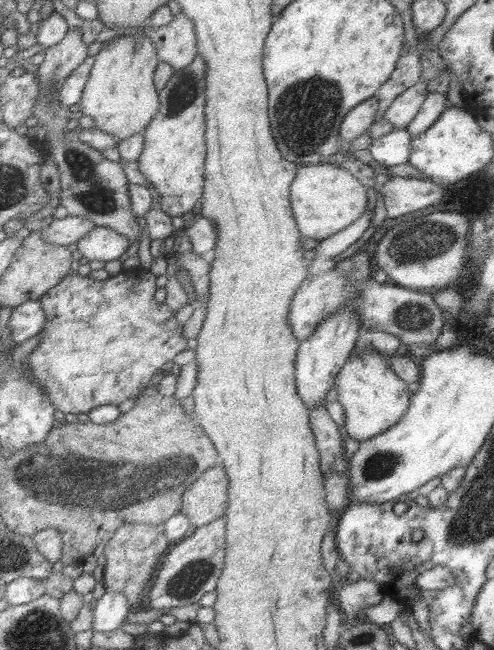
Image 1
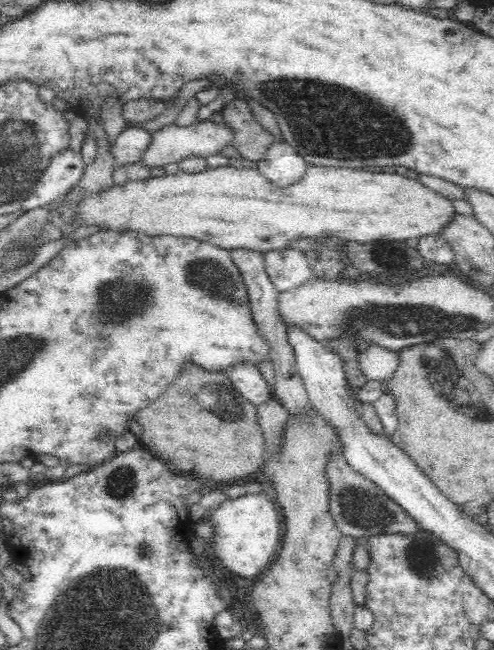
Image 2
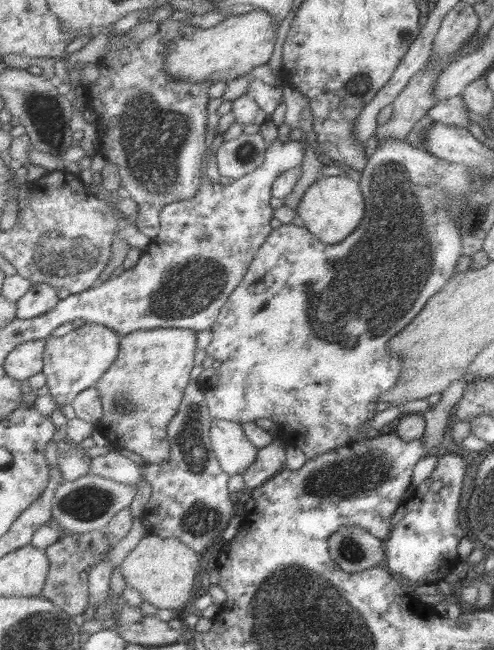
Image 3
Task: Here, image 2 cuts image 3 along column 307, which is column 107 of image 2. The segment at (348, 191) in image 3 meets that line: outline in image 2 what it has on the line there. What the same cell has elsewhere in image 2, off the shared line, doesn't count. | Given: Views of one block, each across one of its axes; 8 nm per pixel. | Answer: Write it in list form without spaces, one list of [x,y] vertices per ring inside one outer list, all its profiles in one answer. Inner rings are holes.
[[[309,165],[302,176],[300,182],[288,186],[288,188],[276,188],[272,186],[264,176],[262,176],[258,169],[243,169],[229,166],[222,166],[220,168],[209,168],[202,174],[186,174],[180,170],[178,174],[165,175],[162,177],[150,178],[146,182],[132,182],[124,184],[124,186],[114,186],[110,192],[106,194],[93,194],[88,196],[86,202],[82,202],[80,207],[83,210],[83,218],[87,220],[88,225],[101,225],[104,228],[125,228],[125,230],[140,230],[149,235],[174,235],[177,237],[197,238],[201,241],[209,242],[214,246],[219,246],[224,250],[251,250],[252,252],[266,253],[270,250],[284,249],[288,241],[300,235],[314,237],[318,235],[338,235],[338,237],[359,243],[369,243],[372,241],[406,241],[408,238],[422,238],[424,236],[434,236],[434,234],[441,235],[444,233],[459,216],[457,208],[454,207],[454,200],[442,191],[434,190],[428,185],[424,185],[418,179],[410,179],[404,177],[399,173],[388,172],[369,172],[362,168],[338,168],[330,167],[324,168],[322,166]]]

